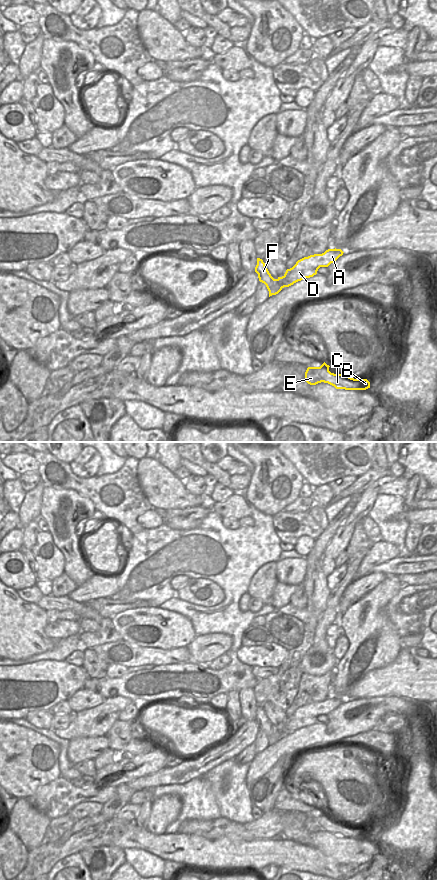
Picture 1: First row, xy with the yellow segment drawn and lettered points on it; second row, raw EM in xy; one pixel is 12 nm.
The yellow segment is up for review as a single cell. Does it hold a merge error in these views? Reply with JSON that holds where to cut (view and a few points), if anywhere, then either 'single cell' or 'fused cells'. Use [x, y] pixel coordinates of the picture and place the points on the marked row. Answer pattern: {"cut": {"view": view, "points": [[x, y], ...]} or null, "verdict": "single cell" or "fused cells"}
{"cut": {"view": "xy", "points": [[277, 279], [282, 287]]}, "verdict": "fused cells"}

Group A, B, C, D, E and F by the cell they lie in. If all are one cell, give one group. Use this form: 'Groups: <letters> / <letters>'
Groups: A D / B C E F.

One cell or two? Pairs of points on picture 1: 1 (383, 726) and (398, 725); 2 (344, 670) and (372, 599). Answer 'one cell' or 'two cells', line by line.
1: one cell
2: one cell

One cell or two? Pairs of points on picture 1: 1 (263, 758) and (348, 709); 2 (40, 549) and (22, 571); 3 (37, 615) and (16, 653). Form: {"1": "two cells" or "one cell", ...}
{"1": "one cell", "2": "two cells", "3": "one cell"}

